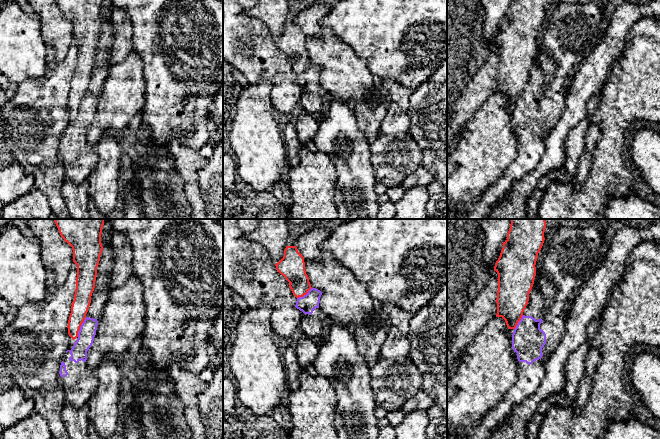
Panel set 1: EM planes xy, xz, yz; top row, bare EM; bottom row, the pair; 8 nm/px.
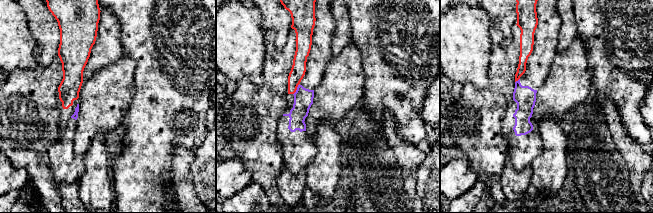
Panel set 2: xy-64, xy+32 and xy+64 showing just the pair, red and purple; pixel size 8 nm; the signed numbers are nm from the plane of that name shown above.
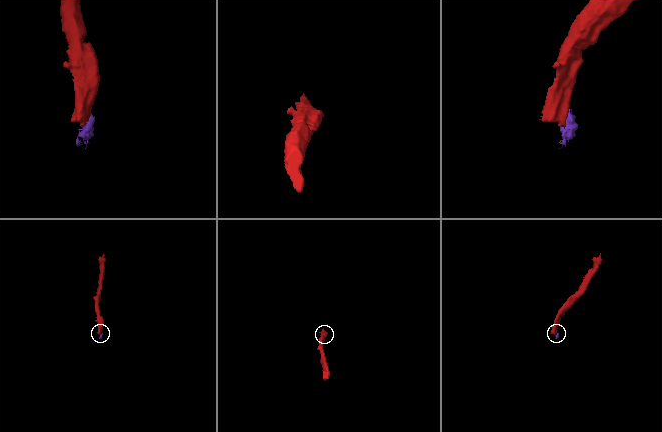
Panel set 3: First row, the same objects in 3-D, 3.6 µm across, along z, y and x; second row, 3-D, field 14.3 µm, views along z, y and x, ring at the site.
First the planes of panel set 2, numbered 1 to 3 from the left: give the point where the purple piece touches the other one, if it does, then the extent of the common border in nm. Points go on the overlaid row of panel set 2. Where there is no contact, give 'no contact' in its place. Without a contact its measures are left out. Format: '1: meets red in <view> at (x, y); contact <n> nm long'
1: no contact
2: meets red in xy+32 at (296, 89); contact 100 nm long
3: meets red in xy+64 at (517, 80); contact 50 nm long

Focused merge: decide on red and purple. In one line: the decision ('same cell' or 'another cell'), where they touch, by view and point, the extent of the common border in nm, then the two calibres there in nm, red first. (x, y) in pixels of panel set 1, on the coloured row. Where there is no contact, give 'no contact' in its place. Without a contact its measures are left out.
another cell | xy (80, 326) | 180 nm | 140/140 nm

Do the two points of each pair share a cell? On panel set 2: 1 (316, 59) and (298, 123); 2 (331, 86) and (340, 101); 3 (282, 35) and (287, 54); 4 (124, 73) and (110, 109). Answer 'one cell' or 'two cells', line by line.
1: one cell
2: one cell
3: two cells
4: one cell

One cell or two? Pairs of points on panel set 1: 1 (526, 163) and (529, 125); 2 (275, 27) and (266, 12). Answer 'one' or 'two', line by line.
1: one
2: one

